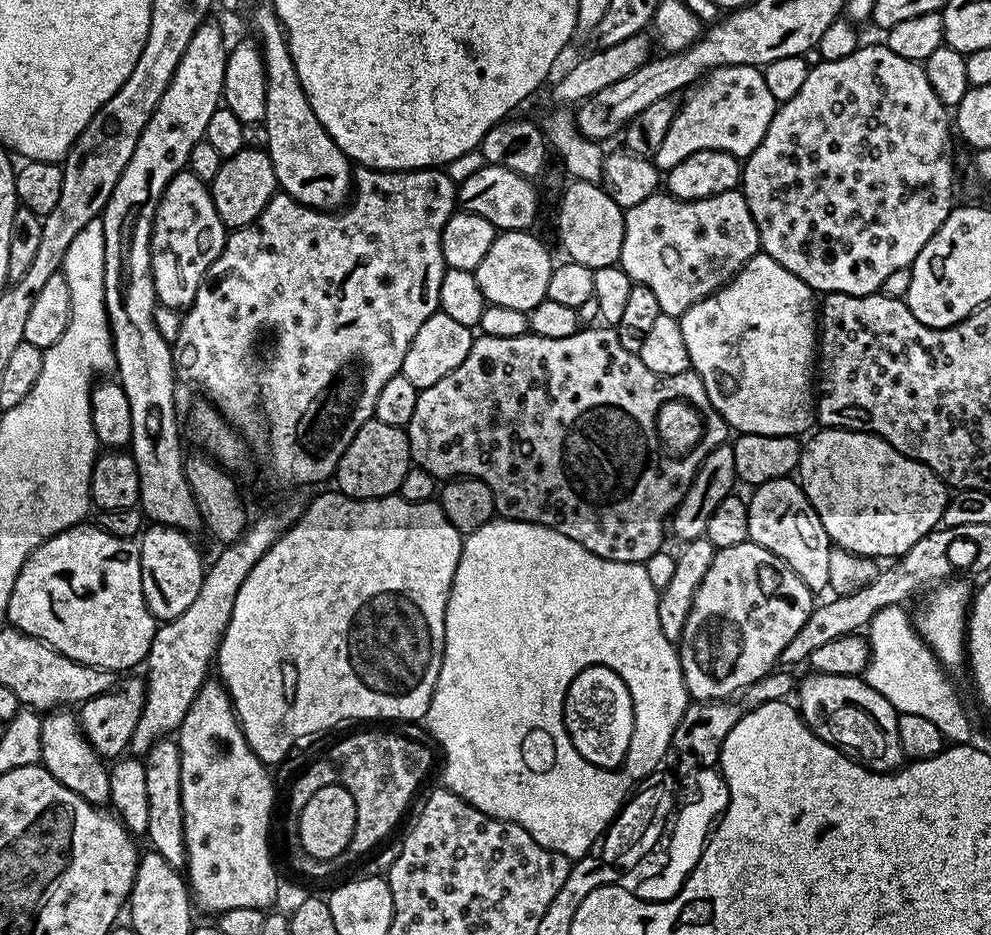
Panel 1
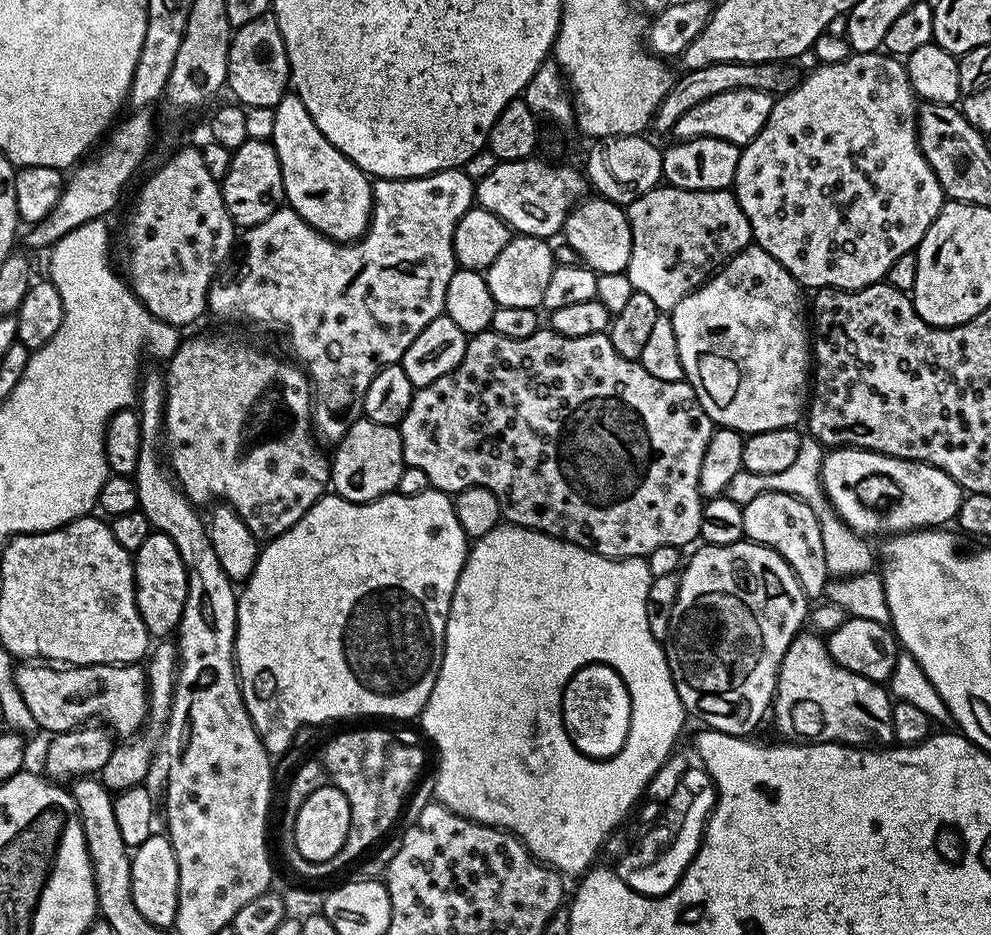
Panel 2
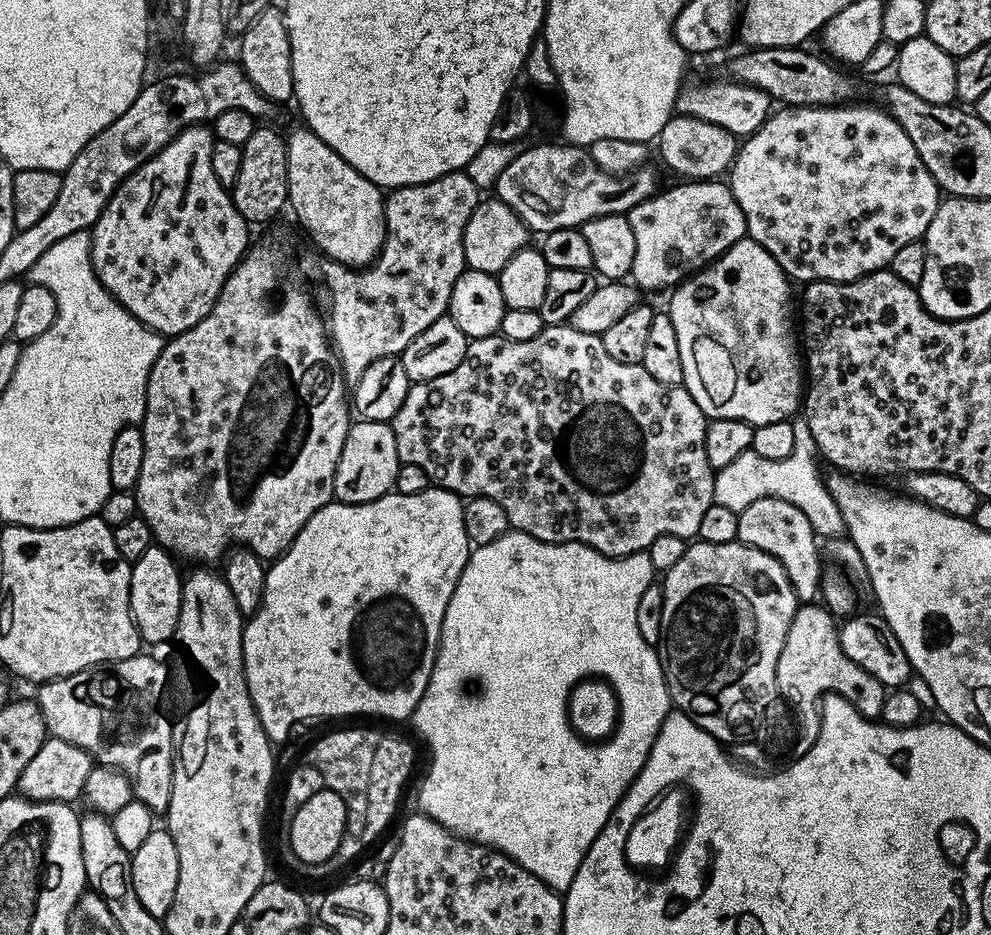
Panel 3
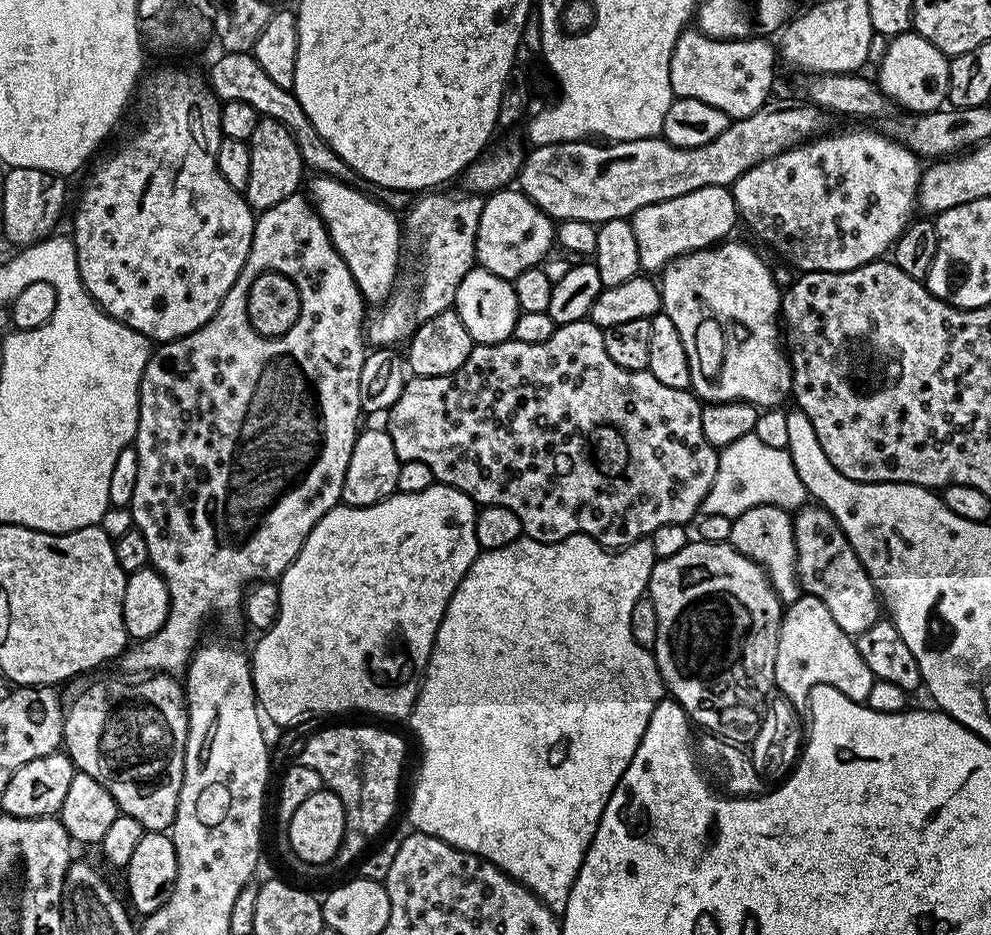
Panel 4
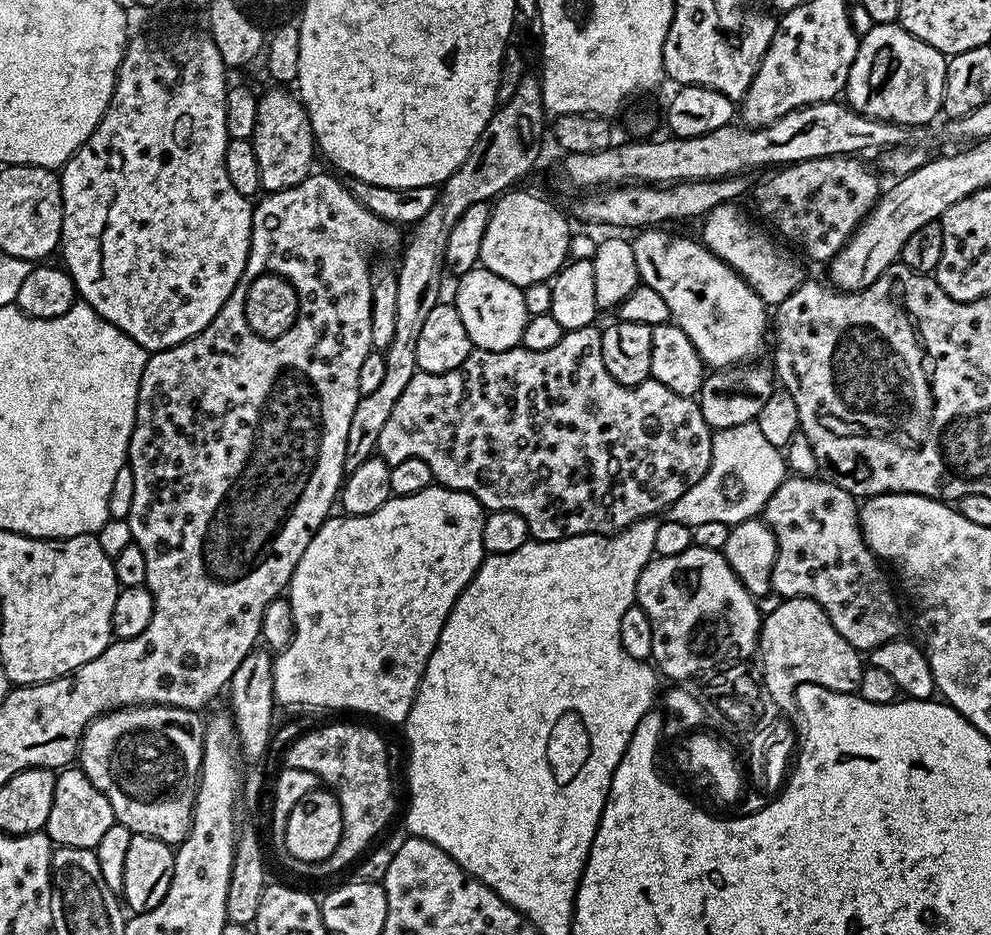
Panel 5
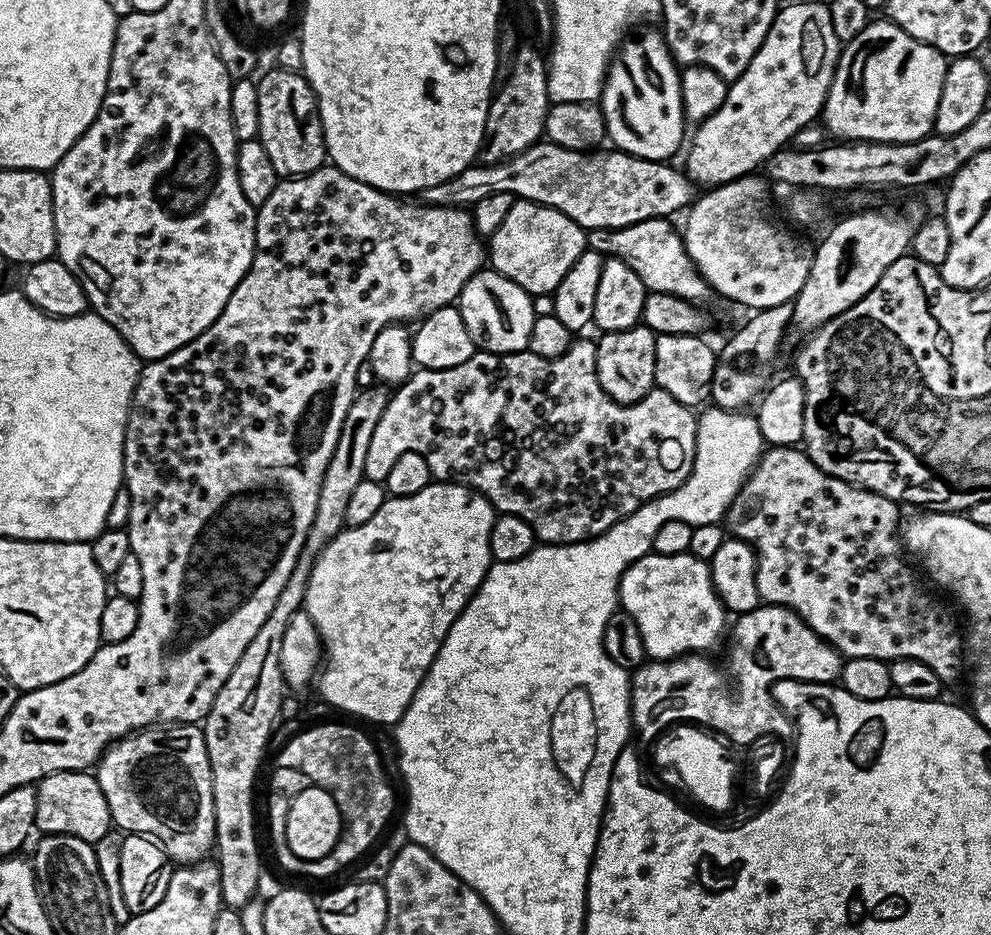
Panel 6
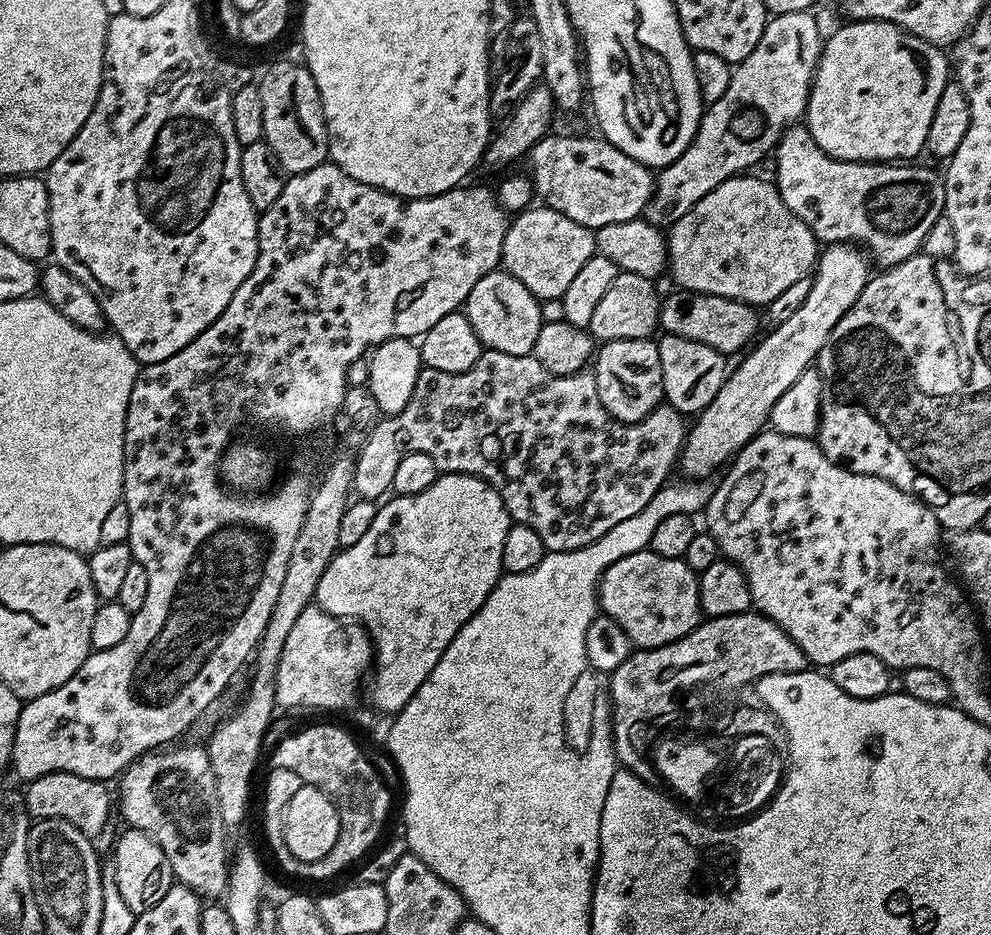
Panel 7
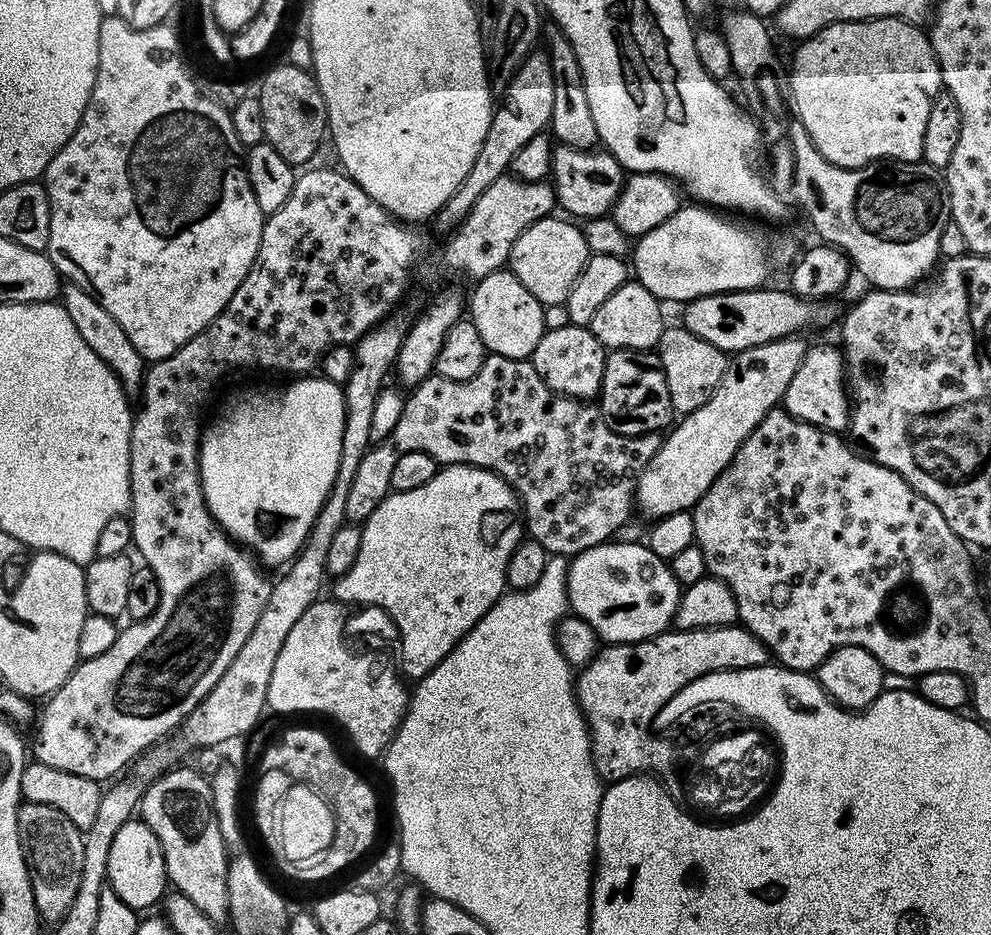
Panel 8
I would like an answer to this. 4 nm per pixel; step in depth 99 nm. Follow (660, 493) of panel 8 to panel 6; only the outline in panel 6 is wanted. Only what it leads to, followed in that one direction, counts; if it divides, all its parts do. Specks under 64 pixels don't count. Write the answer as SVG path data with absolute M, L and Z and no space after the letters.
M912 204L905 210L904 216L900 212L856 212L853 216L838 221L825 234L824 241L815 245L810 274L806 274L806 286L802 286L794 301L795 327L808 328L807 330L821 328L827 320L833 320L838 314L850 310L854 302L866 298L866 294L870 294L870 290L878 286L878 278L886 274L888 267L909 251L914 234L925 218L926 212Z

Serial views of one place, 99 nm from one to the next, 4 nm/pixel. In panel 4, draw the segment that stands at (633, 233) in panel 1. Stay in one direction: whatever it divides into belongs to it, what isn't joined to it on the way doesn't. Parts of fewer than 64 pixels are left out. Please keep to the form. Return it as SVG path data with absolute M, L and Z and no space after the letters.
M706 186L702 190L694 190L690 194L682 194L678 198L670 198L666 202L654 202L650 206L642 206L634 215L632 215L630 223L634 230L634 242L638 242L638 258L640 259L641 269L643 269L645 273L656 274L667 268L672 260L677 260L680 256L685 256L691 252L701 252L704 248L710 248L719 245L721 242L727 241L729 237L731 237L728 235L731 234L732 227L734 227L735 224L738 224L738 213L736 211L736 203L734 202L734 198L728 188L723 188L722 186Z

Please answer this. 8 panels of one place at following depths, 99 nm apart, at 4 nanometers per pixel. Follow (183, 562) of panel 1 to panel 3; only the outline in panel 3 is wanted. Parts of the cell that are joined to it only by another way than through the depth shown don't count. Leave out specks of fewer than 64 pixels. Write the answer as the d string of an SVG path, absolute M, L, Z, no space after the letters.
M154 546L142 554L132 564L132 577L130 578L130 610L132 621L138 630L141 641L148 644L164 644L173 639L180 617L182 606L182 572L176 569L177 561L171 552L165 548Z

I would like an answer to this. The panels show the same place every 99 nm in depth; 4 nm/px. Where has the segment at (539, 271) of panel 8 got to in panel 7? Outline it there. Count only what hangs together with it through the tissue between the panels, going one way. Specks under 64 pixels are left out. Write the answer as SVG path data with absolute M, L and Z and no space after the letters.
M529 206L511 217L500 251L502 268L518 278L518 282L522 282L522 286L526 286L526 290L530 290L530 294L534 294L537 300L559 300L566 294L566 289L578 274L578 270L582 270L582 266L586 266L586 262L590 262L590 258L597 255L596 238L593 229L566 218L566 214L558 214L558 210L547 206L536 207Z

